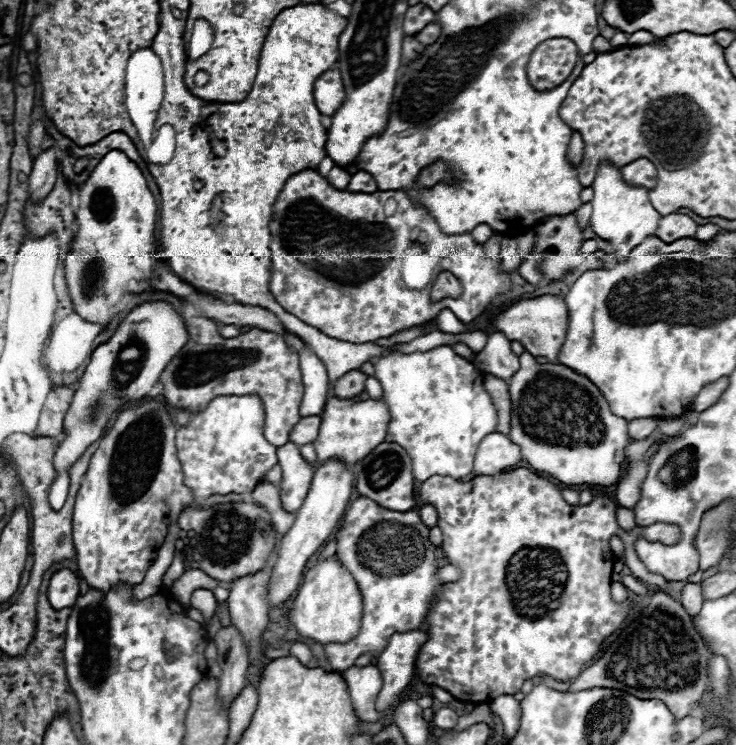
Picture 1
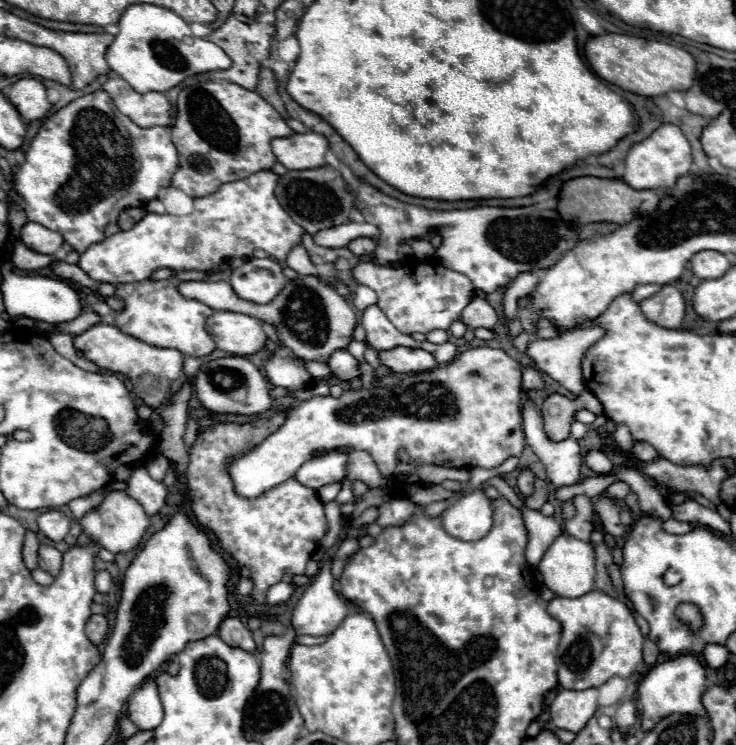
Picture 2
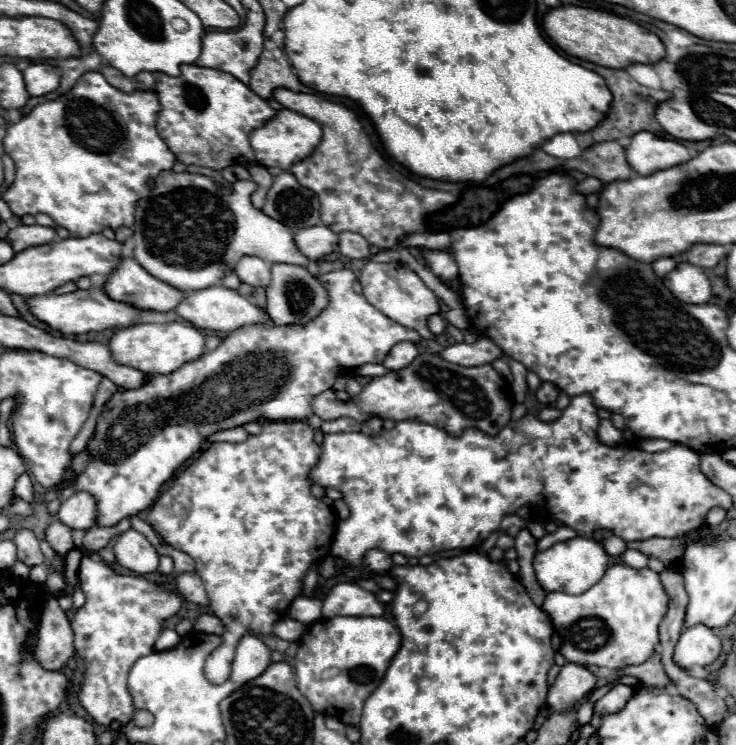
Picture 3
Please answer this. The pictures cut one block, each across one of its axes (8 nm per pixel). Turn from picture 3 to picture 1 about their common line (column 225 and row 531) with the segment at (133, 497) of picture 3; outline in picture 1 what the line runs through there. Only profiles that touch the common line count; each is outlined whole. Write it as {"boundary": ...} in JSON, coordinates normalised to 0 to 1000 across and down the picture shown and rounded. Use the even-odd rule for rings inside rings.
{"boundary":[[[489,666],[473,679],[457,725],[457,749],[476,765],[495,803],[486,854],[467,864],[440,864],[440,881],[448,897],[467,902],[495,875],[505,875],[514,883],[533,851],[571,843],[603,781],[592,773],[601,741],[584,730],[584,709],[571,698],[565,685],[535,687]]]}

